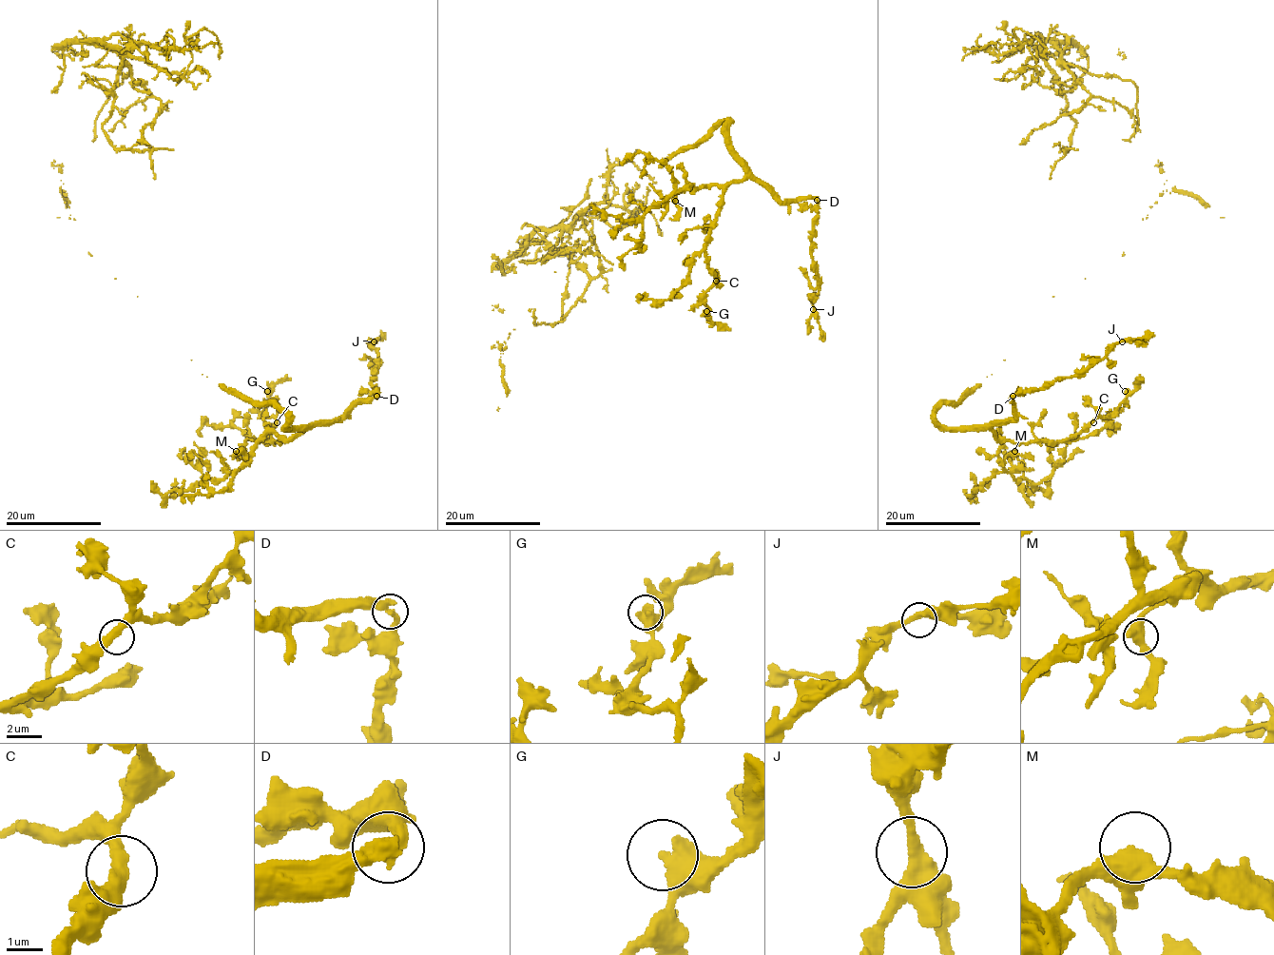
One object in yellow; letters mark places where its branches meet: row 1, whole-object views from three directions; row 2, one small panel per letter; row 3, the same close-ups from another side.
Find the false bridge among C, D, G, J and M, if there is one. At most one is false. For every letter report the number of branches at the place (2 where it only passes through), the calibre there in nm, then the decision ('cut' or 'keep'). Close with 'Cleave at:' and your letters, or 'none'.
C: 2 | 400 nm | keep
D: 2 | 400 nm | keep
G: 2 | 440 nm | keep
J: 2 | 380 nm | keep
M: 2 | 460 nm | keep
Cleave at: none

